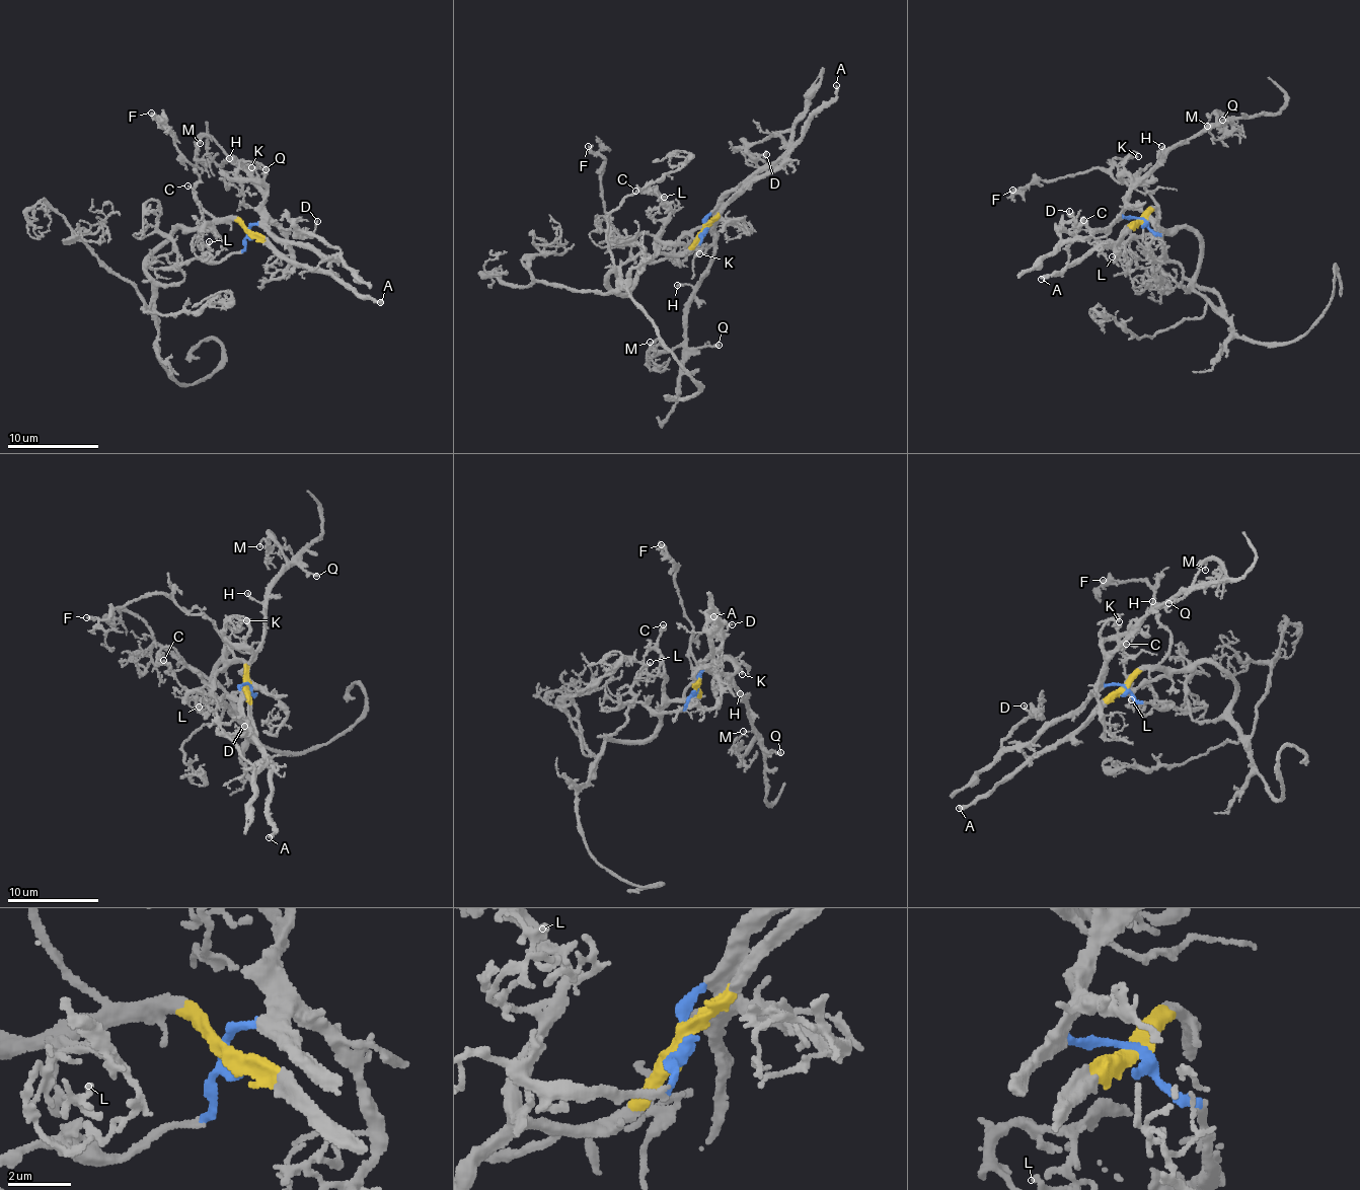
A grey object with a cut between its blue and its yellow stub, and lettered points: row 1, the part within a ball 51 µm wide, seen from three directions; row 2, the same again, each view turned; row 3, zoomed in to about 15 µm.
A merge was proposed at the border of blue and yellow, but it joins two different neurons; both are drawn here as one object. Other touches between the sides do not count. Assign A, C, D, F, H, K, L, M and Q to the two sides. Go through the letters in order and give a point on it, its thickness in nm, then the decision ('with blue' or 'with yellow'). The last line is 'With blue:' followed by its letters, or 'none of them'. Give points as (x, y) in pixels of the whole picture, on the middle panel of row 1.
A: place (836, 85); calibre 280 nm; with yellow
C: place (635, 191); calibre 170 nm; with yellow
D: place (766, 154); calibre 190 nm; with blue
F: place (588, 146); calibre 240 nm; with yellow
H: place (677, 285); calibre 190 nm; with blue
K: place (699, 253); calibre 200 nm; with blue
L: place (664, 197); calibre 140 nm; with yellow
M: place (650, 342); calibre 120 nm; with blue
Q: place (719, 345); calibre 180 nm; with blue
With blue: D, H, K, M, Q

